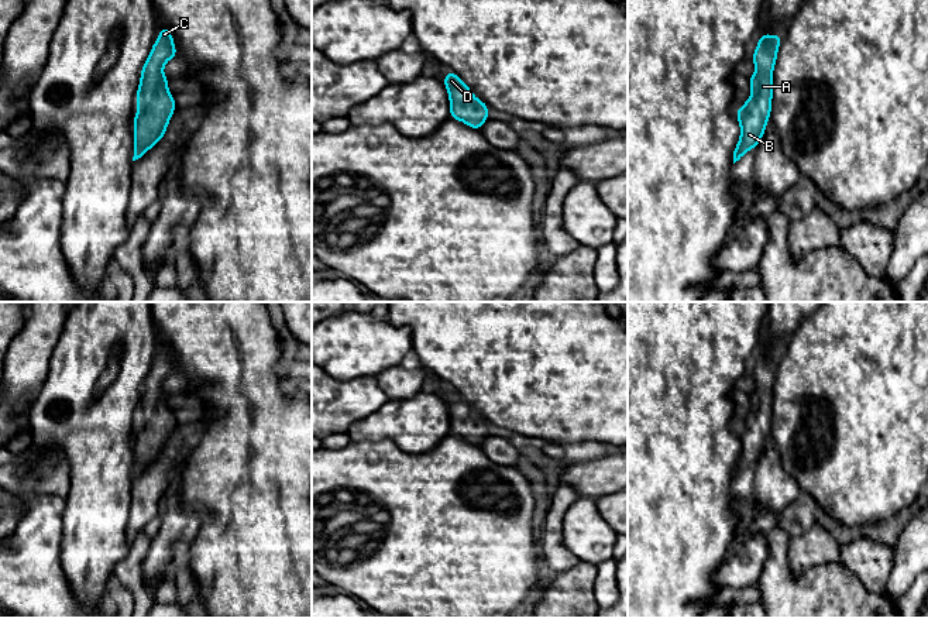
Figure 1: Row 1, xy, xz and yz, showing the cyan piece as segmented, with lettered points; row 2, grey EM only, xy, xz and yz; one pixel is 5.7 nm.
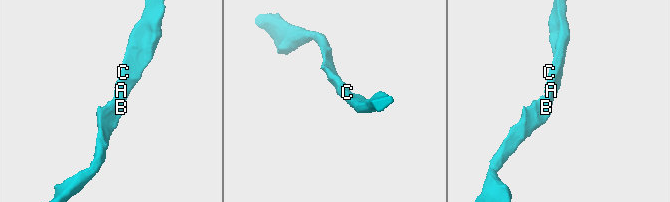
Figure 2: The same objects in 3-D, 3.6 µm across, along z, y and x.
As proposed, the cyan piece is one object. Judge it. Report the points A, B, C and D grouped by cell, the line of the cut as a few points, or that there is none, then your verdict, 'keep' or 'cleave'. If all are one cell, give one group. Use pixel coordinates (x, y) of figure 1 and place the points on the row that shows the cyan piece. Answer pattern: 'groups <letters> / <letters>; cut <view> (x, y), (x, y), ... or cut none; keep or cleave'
groups A B C D; cut none; keep

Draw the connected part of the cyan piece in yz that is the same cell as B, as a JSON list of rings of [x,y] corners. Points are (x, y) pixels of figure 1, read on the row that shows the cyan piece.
[[[762,32],[762,38],[753,54],[756,72],[749,78],[752,96],[747,97],[740,110],[735,110],[742,133],[733,151],[733,164],[739,161],[746,151],[756,148],[764,134],[771,109],[773,68],[781,38],[780,35]]]

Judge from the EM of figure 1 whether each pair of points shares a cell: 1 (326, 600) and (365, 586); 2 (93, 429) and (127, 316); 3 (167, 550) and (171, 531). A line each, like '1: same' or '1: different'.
1: different
2: same
3: same

